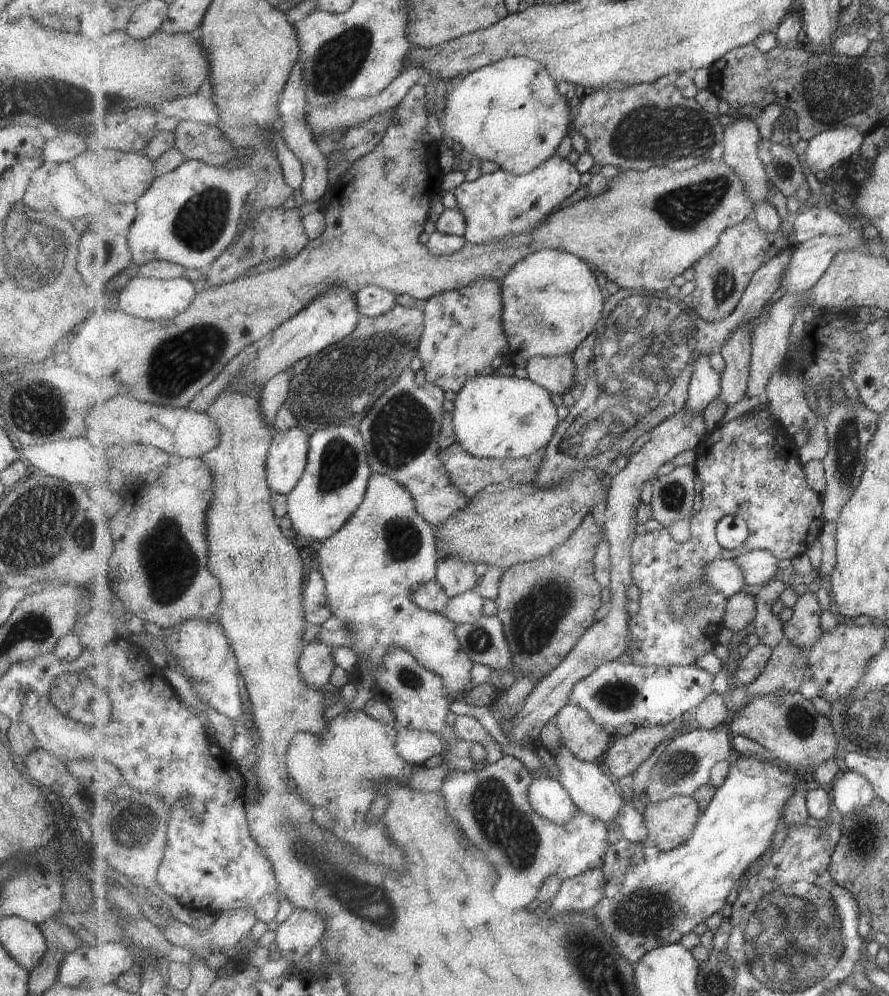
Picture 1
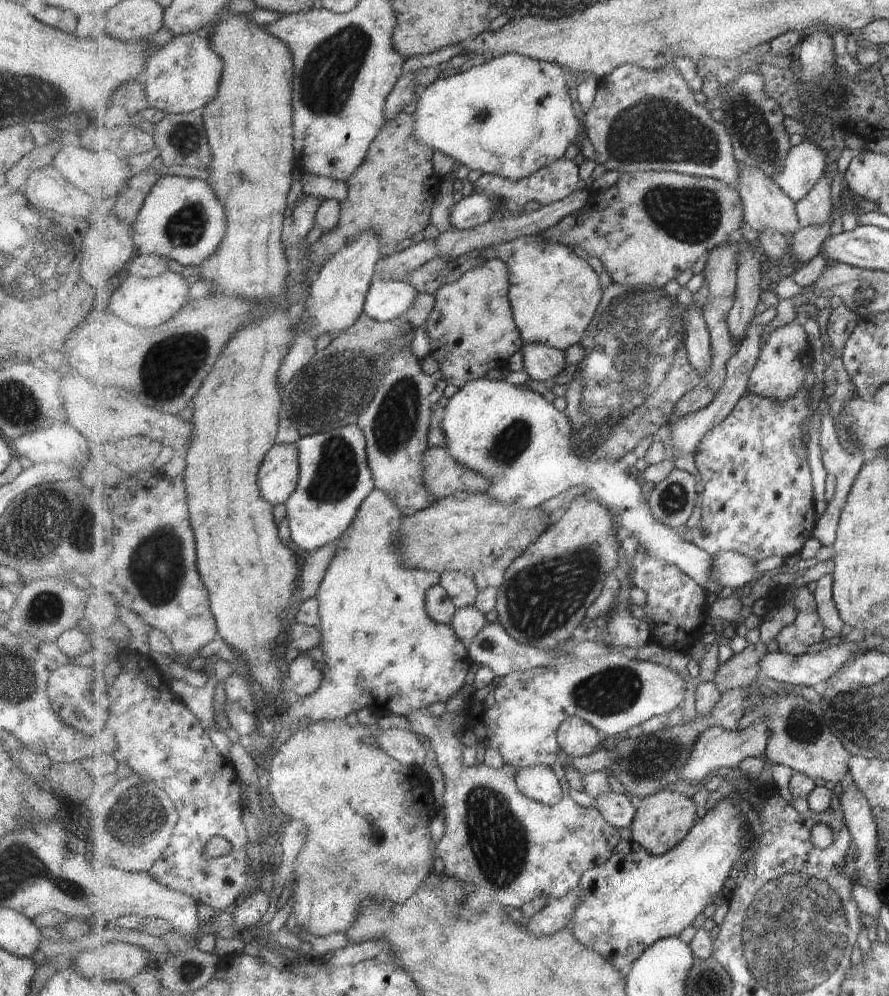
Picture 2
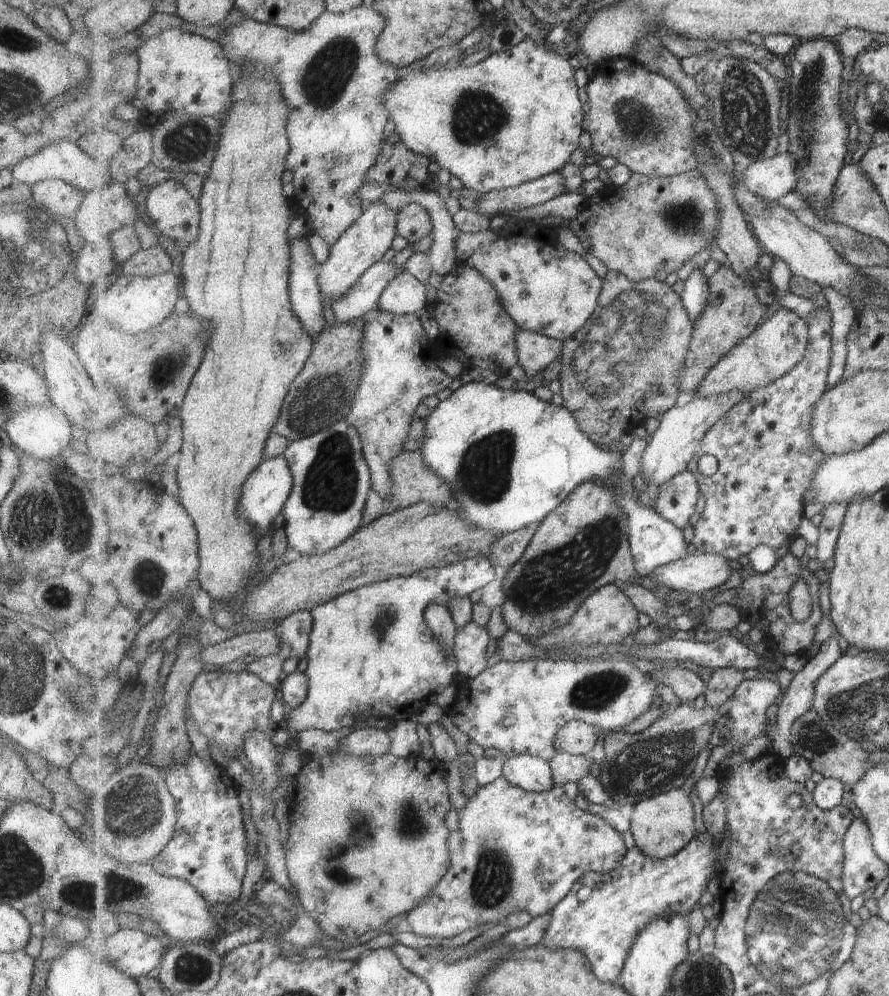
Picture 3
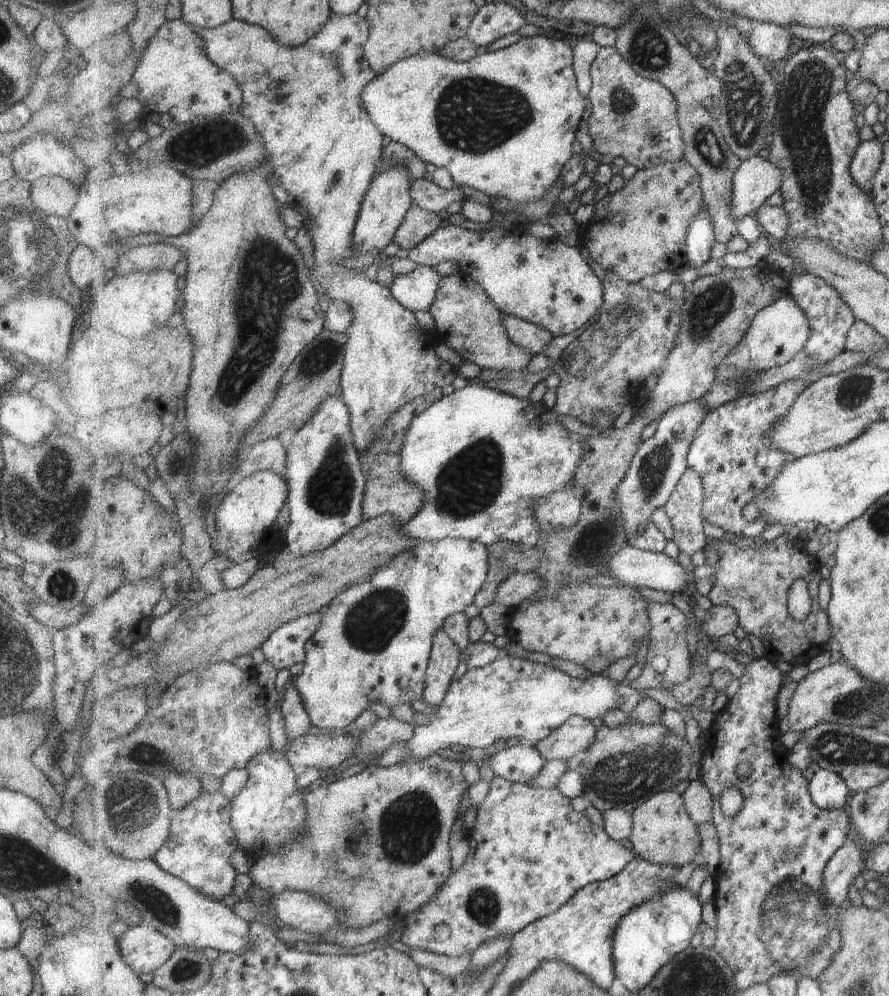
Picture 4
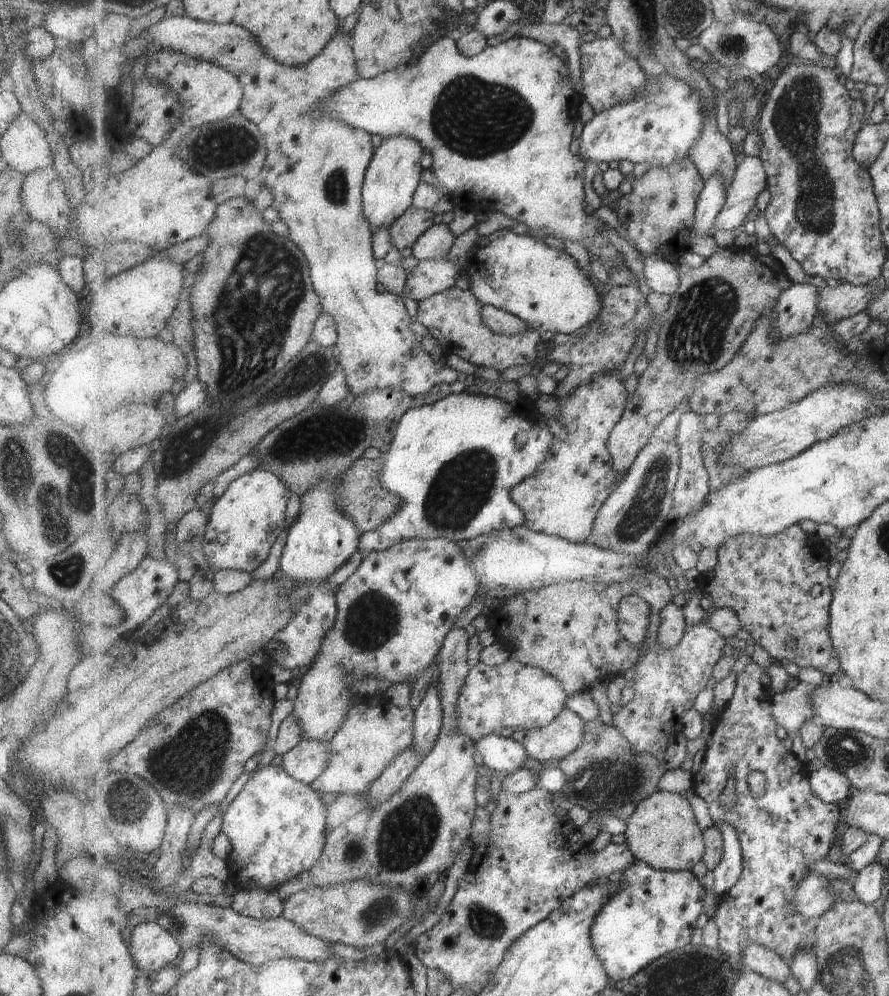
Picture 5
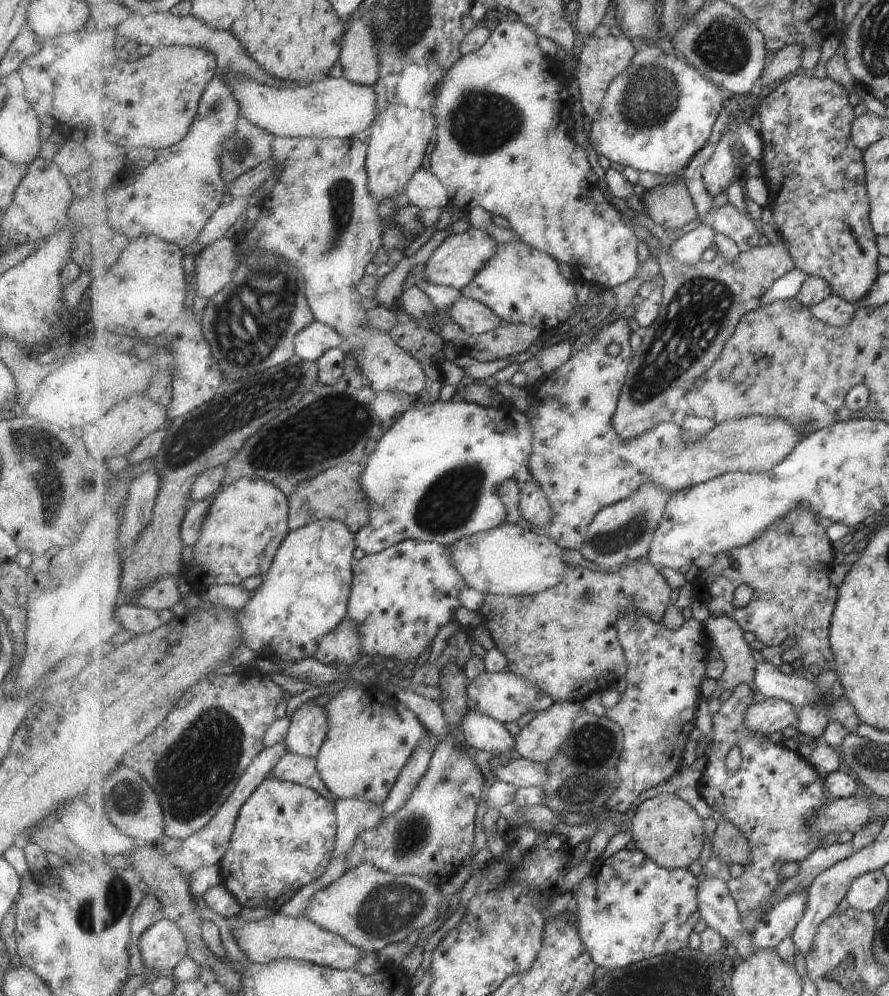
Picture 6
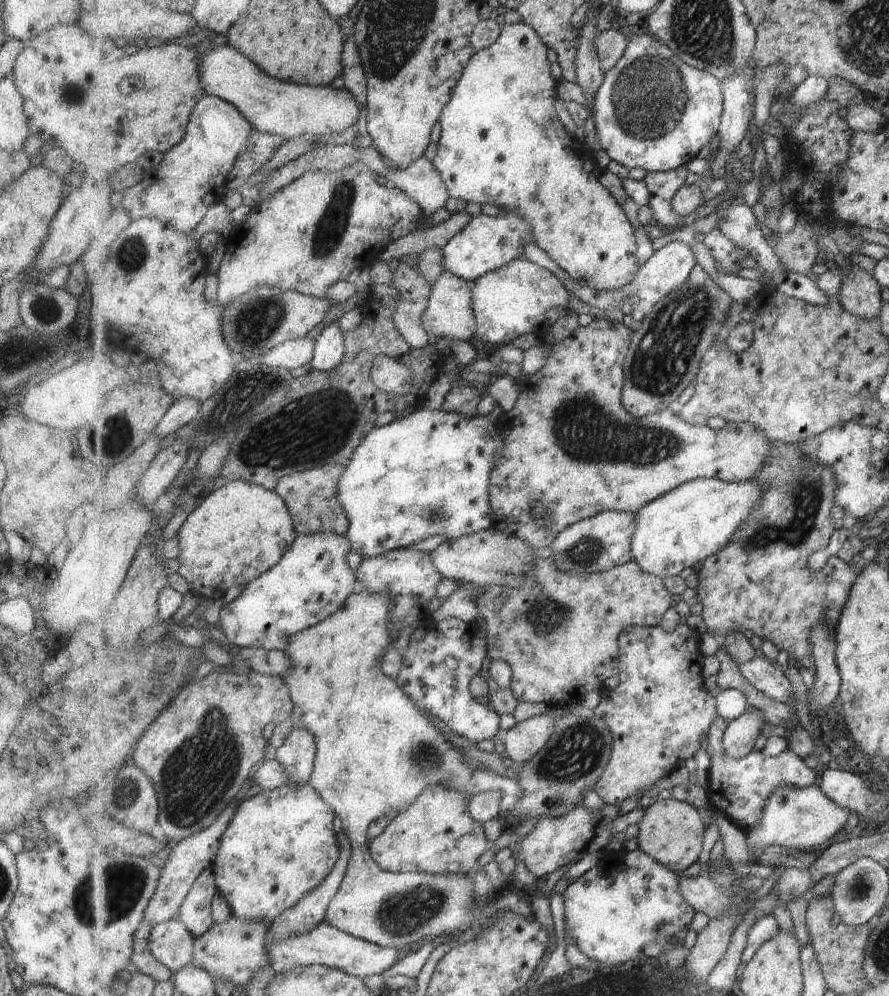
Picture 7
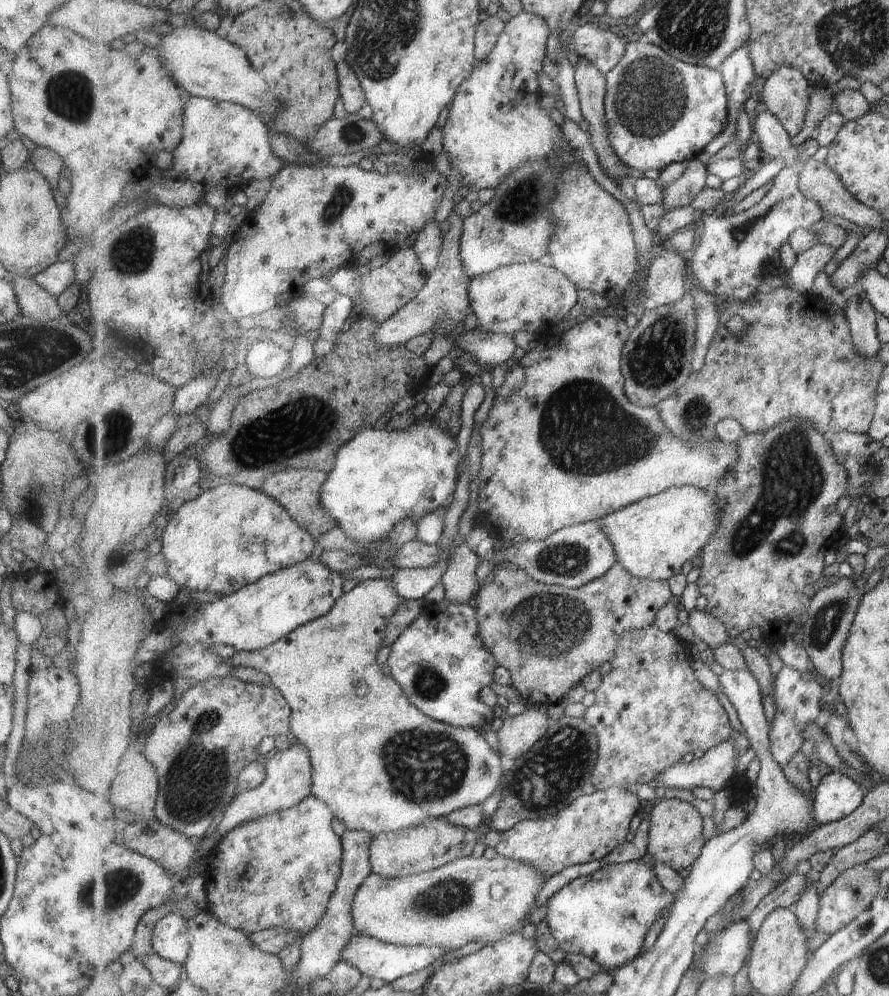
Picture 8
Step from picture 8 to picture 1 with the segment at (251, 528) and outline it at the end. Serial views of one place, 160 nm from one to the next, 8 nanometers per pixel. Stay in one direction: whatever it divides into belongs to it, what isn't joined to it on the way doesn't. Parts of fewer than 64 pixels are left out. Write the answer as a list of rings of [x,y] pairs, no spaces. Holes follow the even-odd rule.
[[[301,427],[275,433],[266,463],[272,491],[286,497],[296,490],[308,466],[310,436]]]

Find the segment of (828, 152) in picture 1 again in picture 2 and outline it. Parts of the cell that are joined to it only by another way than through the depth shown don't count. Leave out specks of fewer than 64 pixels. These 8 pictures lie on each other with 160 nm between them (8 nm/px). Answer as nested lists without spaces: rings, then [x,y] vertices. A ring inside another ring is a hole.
[[[804,139],[799,145],[791,147],[784,162],[784,169],[773,180],[793,199],[803,200],[821,180],[827,166],[825,149]]]

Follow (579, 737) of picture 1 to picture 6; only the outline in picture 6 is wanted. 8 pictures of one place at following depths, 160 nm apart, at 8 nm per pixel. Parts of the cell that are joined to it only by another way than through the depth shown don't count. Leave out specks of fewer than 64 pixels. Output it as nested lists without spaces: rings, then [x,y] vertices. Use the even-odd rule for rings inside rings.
[[[565,701],[555,703],[549,710],[535,715],[529,722],[521,724],[521,732],[516,737],[515,750],[530,761],[549,764],[568,741],[577,717],[580,716],[582,703]]]

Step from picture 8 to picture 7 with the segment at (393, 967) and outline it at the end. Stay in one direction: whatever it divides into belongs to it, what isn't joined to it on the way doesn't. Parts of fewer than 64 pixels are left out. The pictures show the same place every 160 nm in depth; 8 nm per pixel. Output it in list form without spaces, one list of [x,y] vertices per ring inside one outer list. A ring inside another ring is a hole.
[[[323,921],[313,930],[300,935],[289,935],[282,939],[266,937],[269,958],[275,974],[287,973],[297,967],[321,965],[349,973],[353,978],[365,978],[371,974],[383,974],[399,960],[396,948],[389,948],[347,934]]]

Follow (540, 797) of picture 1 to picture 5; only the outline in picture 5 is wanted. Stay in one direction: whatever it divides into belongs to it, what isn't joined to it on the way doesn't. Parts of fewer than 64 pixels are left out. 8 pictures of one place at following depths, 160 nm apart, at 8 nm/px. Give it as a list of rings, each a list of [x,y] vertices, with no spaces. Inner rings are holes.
[[[497,733],[479,739],[476,750],[482,756],[483,763],[501,778],[518,773],[530,757],[520,742],[511,737],[503,738]]]

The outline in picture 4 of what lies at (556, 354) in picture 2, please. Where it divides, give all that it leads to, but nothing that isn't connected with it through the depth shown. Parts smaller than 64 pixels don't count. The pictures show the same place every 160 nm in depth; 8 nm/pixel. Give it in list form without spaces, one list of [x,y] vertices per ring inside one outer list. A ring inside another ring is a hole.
[[[505,315],[504,325],[510,339],[521,348],[529,351],[532,355],[544,354],[549,345],[556,337],[543,327],[517,318],[516,316]]]

